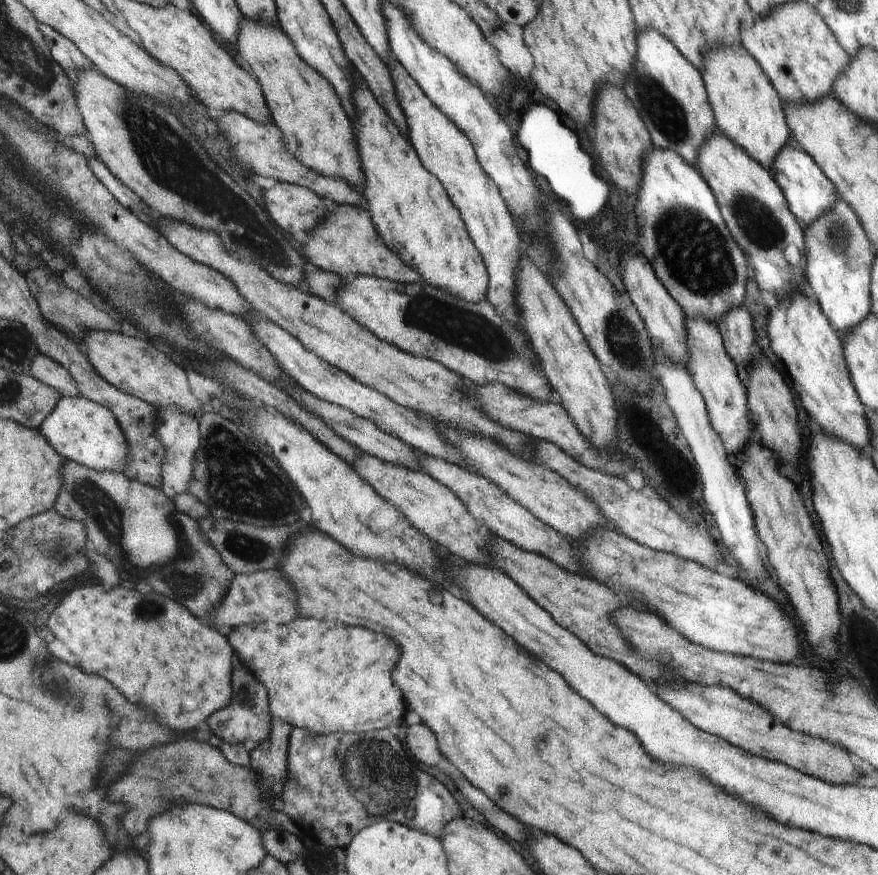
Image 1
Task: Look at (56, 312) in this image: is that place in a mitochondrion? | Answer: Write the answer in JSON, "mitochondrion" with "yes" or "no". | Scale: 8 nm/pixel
{"mitochondrion":"yes"}

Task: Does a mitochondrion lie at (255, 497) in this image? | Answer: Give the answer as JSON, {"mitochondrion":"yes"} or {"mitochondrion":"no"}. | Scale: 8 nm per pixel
{"mitochondrion":"yes"}

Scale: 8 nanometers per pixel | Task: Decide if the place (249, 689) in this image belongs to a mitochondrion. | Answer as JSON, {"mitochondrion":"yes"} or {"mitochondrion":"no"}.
{"mitochondrion":"yes"}

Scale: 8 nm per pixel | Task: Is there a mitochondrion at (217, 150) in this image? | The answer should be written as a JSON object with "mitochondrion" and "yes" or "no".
{"mitochondrion":"yes"}

